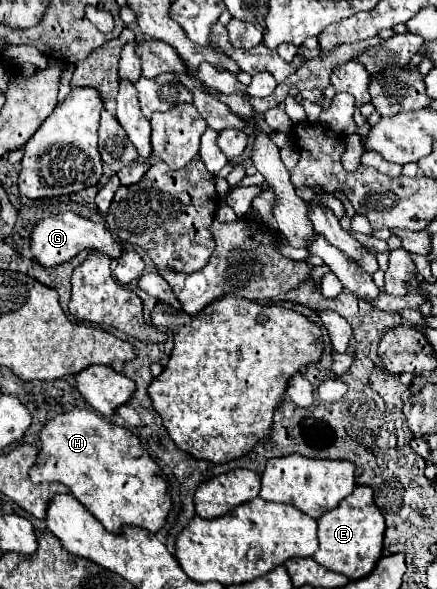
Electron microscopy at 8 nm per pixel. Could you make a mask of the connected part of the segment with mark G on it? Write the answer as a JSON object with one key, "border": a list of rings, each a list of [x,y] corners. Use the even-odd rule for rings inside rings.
{"border":[[[62,212],[58,216],[44,218],[32,232],[30,250],[34,254],[34,260],[44,268],[52,268],[62,262],[68,262],[82,250],[98,250],[102,254],[108,254],[110,258],[118,258],[122,254],[122,246],[112,238],[112,234],[104,228],[104,224],[86,220],[74,212]]]}

